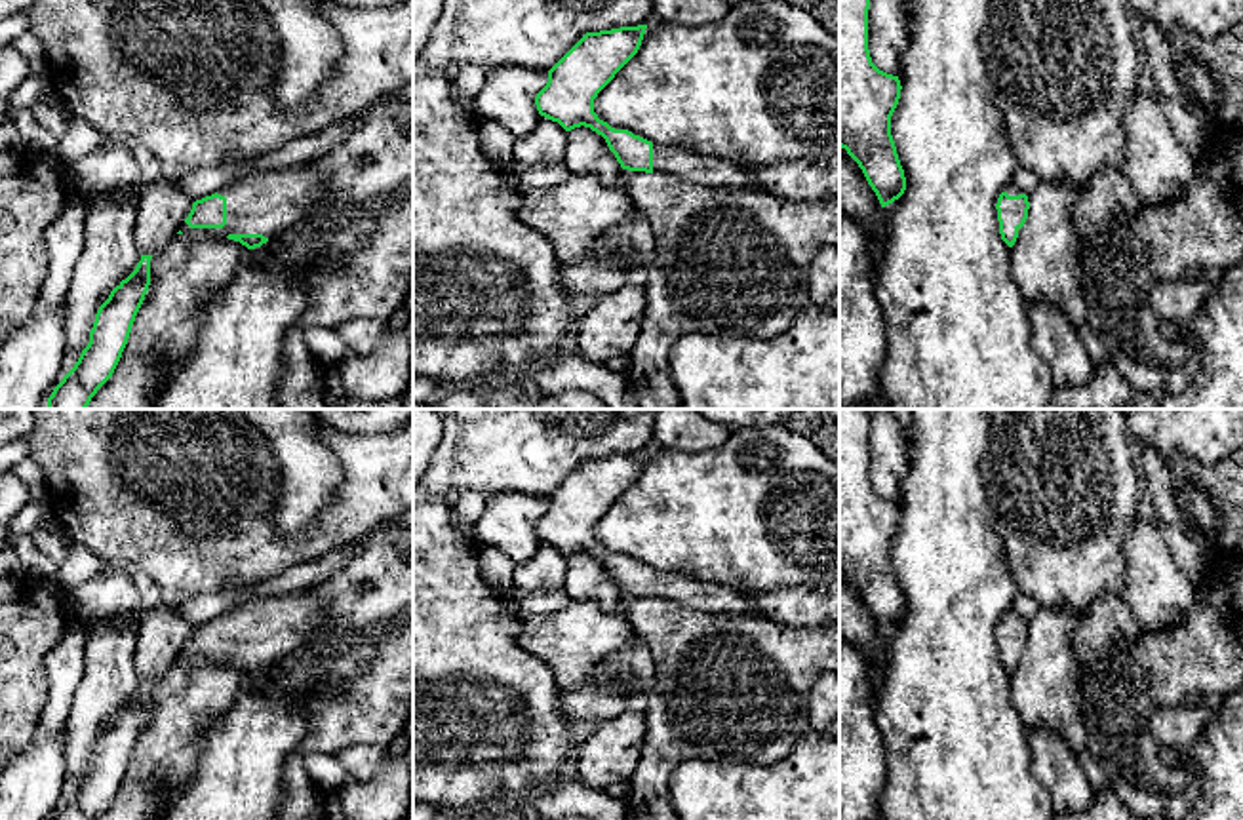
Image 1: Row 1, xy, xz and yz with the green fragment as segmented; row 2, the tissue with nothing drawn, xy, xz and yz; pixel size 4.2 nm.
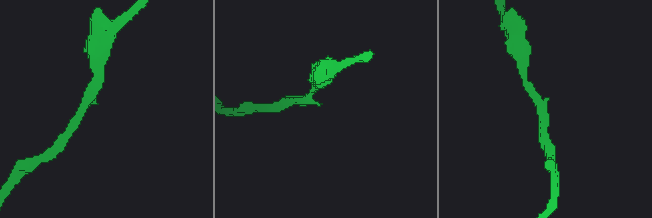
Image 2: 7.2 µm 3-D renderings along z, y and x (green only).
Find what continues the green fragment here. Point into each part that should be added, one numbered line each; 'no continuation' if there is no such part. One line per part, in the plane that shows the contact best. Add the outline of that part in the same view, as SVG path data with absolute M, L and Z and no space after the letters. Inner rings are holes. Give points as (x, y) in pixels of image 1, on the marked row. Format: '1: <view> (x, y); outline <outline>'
1: xy (271, 202); outline M303 166L236 179L217 194L227 198L227 225L223 228L190 228L183 234L263 234L270 238L297 225L308 207L322 200L322 181Z

